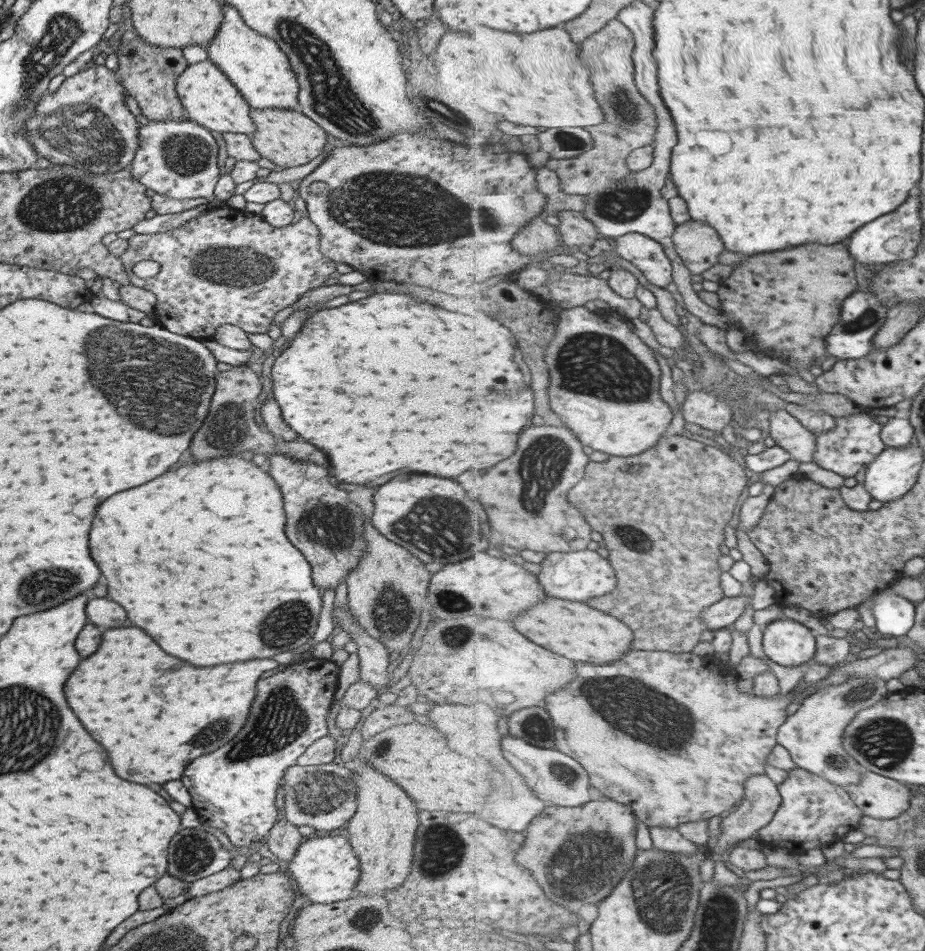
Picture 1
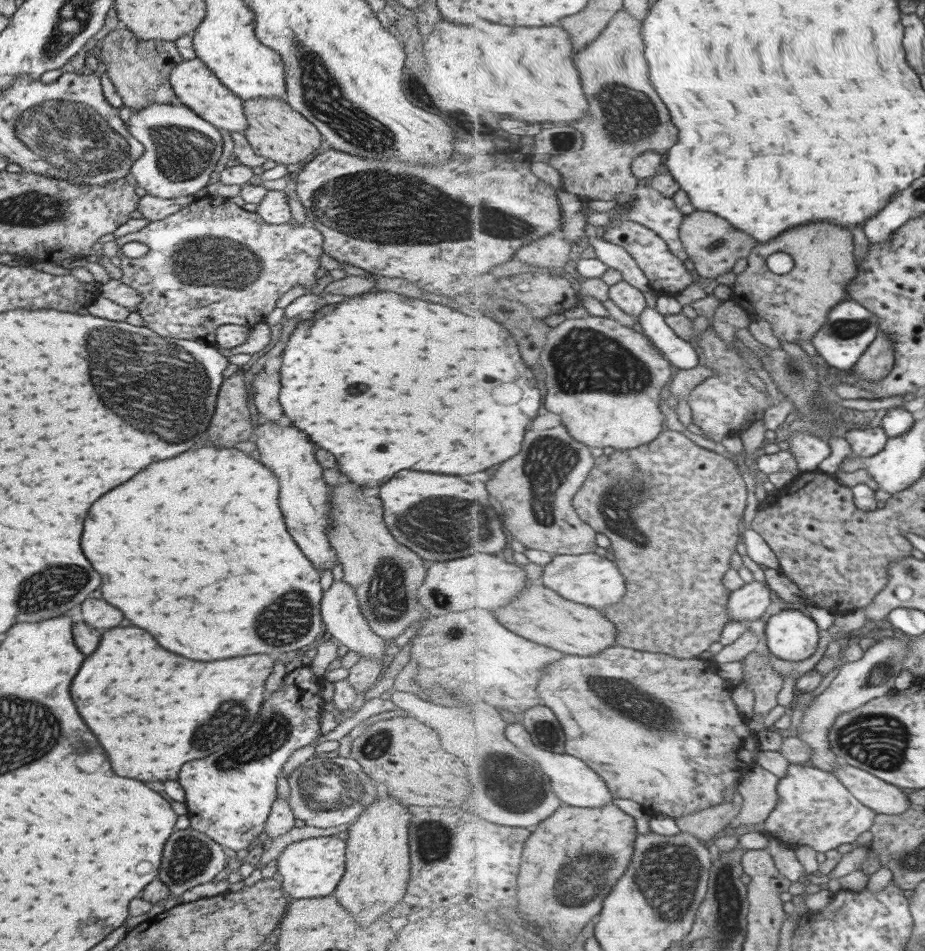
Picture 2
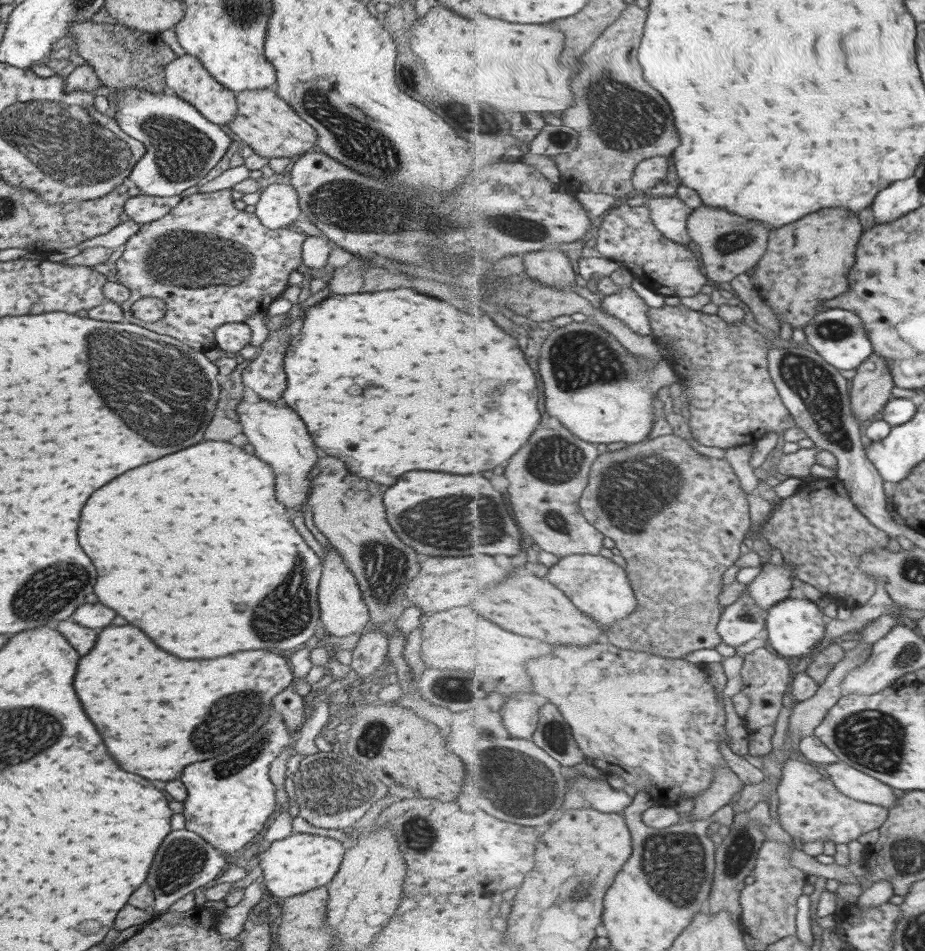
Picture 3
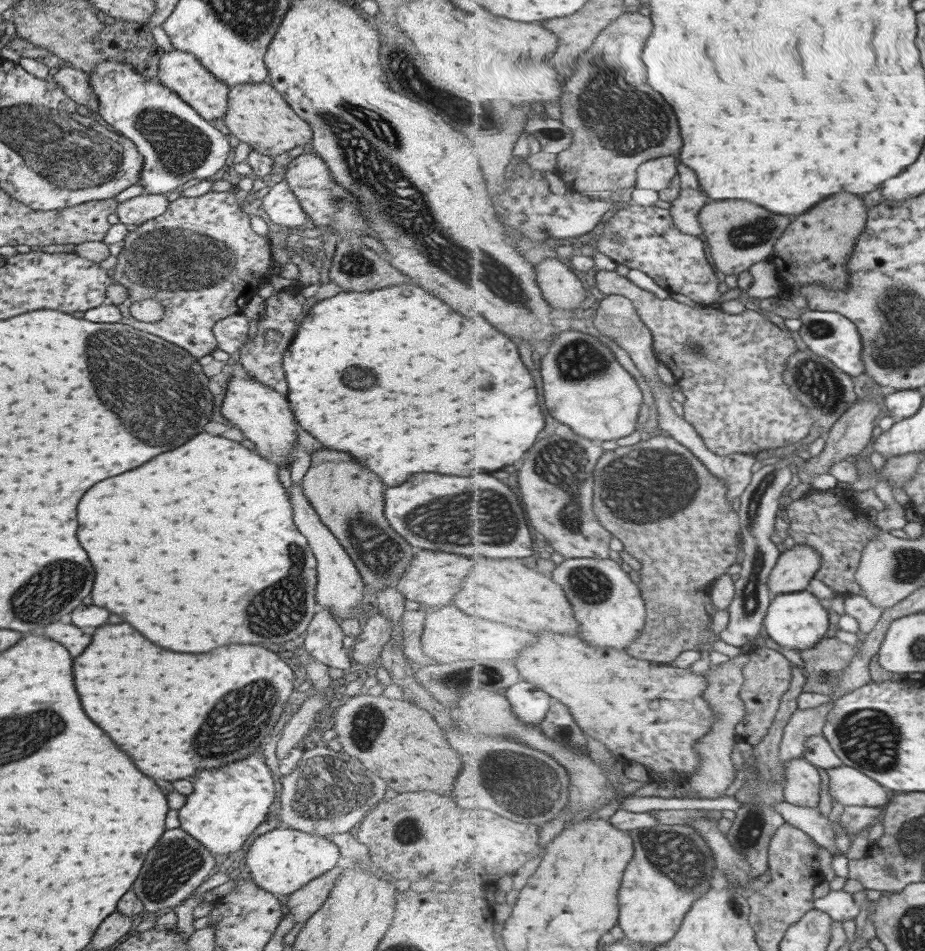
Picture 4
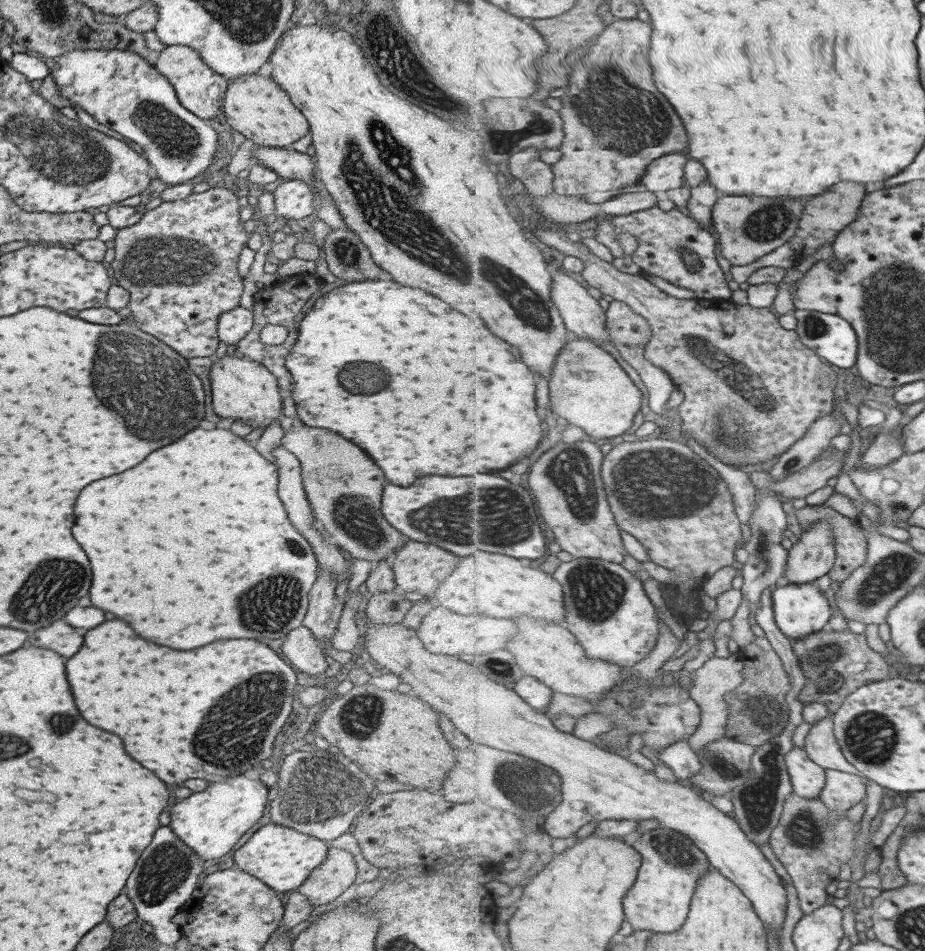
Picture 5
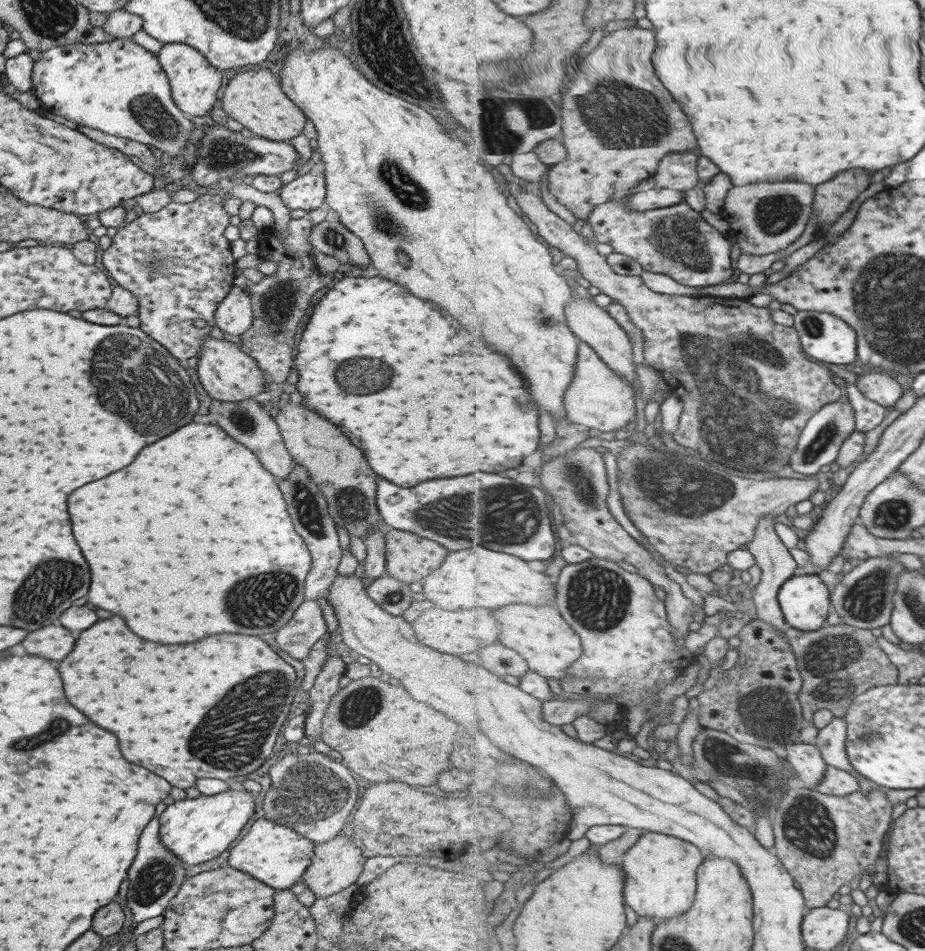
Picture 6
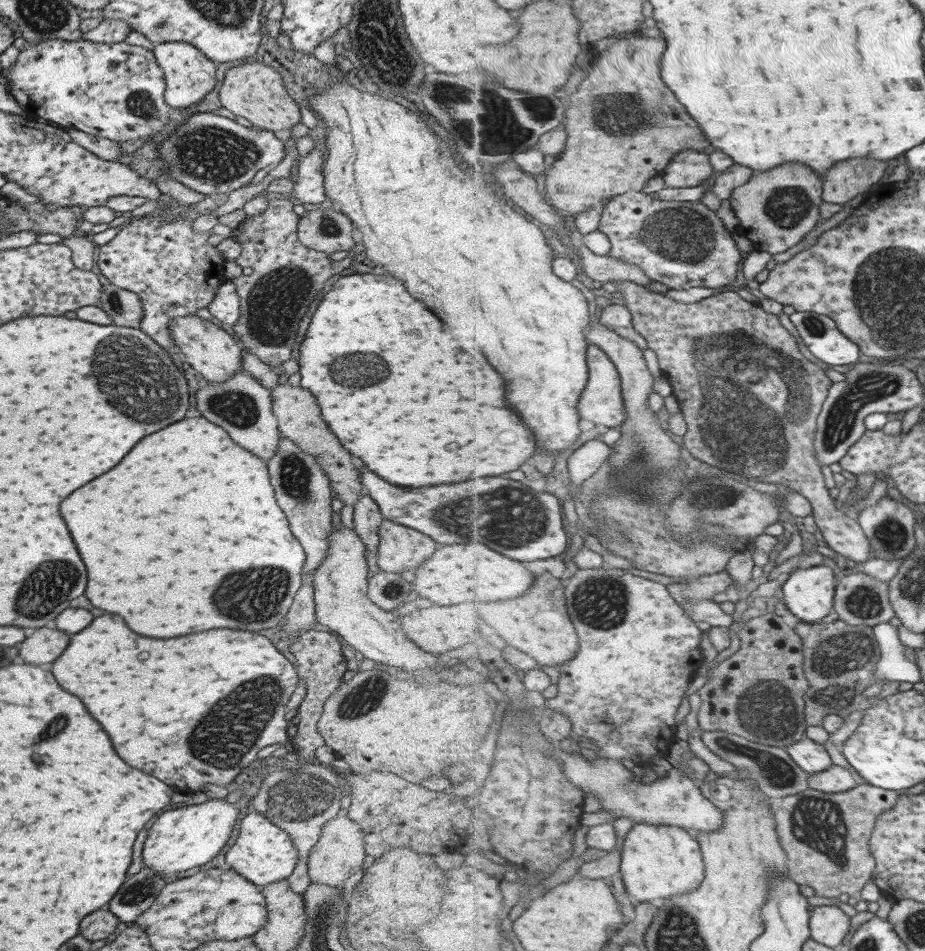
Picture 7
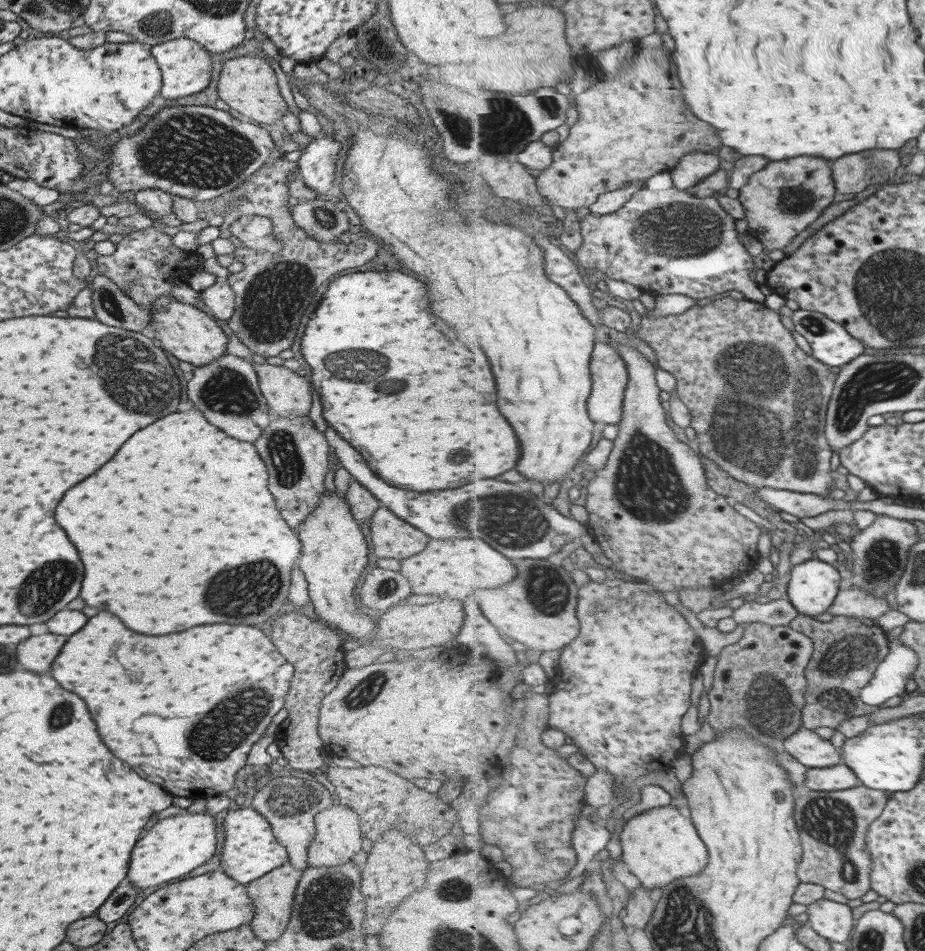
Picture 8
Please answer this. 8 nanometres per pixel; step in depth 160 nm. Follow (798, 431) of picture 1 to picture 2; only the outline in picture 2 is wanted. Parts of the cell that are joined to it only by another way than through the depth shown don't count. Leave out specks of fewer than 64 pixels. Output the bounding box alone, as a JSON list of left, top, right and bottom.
[787,433,831,473]

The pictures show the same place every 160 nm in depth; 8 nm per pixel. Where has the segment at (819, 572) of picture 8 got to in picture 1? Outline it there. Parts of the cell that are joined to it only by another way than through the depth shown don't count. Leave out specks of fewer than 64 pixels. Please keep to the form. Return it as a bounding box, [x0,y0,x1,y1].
[763,617,818,666]

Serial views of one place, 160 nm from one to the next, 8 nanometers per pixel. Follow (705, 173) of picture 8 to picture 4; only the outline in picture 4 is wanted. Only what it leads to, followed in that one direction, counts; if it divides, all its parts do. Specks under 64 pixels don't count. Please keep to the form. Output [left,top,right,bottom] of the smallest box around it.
[636,156,678,198]

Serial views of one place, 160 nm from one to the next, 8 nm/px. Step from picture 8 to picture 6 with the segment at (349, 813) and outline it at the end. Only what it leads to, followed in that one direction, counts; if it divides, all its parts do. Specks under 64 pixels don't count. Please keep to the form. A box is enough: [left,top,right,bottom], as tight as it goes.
[300,829,366,899]

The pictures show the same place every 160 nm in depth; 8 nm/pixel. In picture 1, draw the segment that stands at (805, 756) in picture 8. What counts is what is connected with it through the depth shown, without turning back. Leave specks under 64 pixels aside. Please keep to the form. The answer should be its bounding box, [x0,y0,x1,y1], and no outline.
[758,766,865,852]

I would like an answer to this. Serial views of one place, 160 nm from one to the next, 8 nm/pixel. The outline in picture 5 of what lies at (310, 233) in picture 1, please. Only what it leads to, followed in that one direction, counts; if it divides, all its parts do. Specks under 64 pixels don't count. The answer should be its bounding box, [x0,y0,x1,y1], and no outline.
[109,188,248,358]

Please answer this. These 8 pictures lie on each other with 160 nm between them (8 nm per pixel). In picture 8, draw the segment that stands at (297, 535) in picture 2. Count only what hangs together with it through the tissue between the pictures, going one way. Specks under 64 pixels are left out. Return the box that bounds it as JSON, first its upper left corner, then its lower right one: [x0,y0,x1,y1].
[149,298,227,368]

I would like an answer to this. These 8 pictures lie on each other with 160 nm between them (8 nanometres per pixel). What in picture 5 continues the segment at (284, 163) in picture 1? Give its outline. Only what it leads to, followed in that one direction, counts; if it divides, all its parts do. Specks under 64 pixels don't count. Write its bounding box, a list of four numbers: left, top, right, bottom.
[221,73,309,147]

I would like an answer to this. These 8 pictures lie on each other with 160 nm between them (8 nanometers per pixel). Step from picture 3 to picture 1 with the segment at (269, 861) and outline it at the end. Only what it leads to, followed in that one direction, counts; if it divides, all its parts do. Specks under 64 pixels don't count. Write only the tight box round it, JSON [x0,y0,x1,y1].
[283,835,359,903]

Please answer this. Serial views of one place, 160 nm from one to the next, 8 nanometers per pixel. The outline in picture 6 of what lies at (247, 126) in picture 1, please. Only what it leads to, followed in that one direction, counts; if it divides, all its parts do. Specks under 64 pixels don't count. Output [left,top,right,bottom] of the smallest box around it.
[155,44,221,117]

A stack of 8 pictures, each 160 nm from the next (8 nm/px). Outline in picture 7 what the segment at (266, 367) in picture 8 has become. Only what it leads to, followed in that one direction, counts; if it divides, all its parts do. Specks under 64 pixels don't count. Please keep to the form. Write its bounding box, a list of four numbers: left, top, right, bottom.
[270,383,364,506]

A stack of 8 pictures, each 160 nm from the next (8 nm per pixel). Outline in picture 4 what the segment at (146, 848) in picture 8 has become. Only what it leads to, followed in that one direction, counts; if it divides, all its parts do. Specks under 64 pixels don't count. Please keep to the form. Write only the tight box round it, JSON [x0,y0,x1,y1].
[176,748,275,859]

